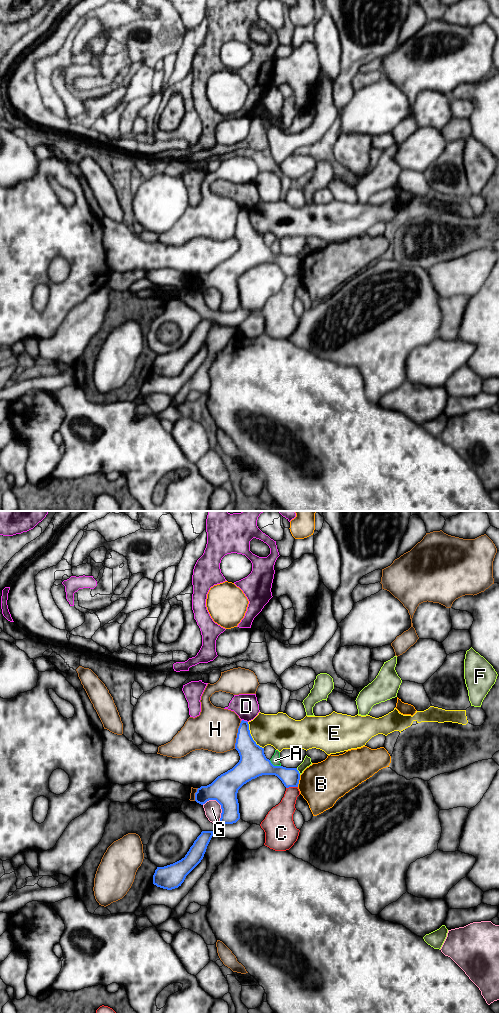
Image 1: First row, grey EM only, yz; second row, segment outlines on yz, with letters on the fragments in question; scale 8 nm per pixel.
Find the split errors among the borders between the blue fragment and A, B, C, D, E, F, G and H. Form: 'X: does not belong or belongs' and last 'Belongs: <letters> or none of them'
A: does not belong
B: does not belong
C: does not belong
D: does not belong
E: does not belong
F: does not belong
G: does not belong
H: does not belong
Belongs: none of them

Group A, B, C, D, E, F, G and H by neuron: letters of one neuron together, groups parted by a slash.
A / B / C / D / E / F / G / H

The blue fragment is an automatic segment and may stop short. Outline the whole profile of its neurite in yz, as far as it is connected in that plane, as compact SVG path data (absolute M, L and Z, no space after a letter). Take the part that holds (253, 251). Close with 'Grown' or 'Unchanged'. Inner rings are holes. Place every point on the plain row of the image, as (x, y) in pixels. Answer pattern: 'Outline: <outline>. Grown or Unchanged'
Outline: M242 208L240 211L235 237L240 244L239 250L232 257L218 264L211 272L198 276L195 281L195 289L201 293L209 288L216 288L221 293L222 301L219 312L233 312L240 307L237 281L244 272L252 267L262 263L275 263L282 269L286 276L298 275L300 268L300 261L297 256L274 254L271 249L266 246L264 236L257 233L253 228L247 209Z. Unchanged

